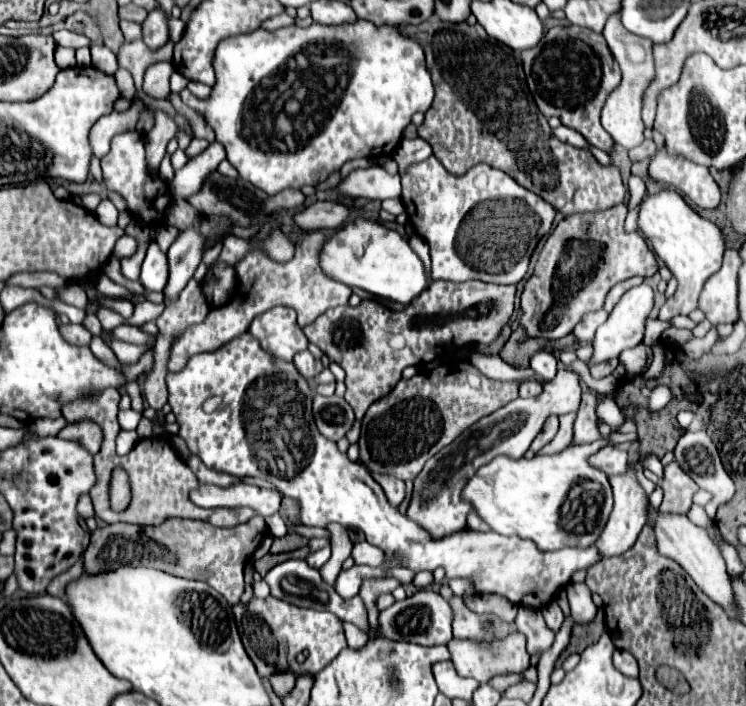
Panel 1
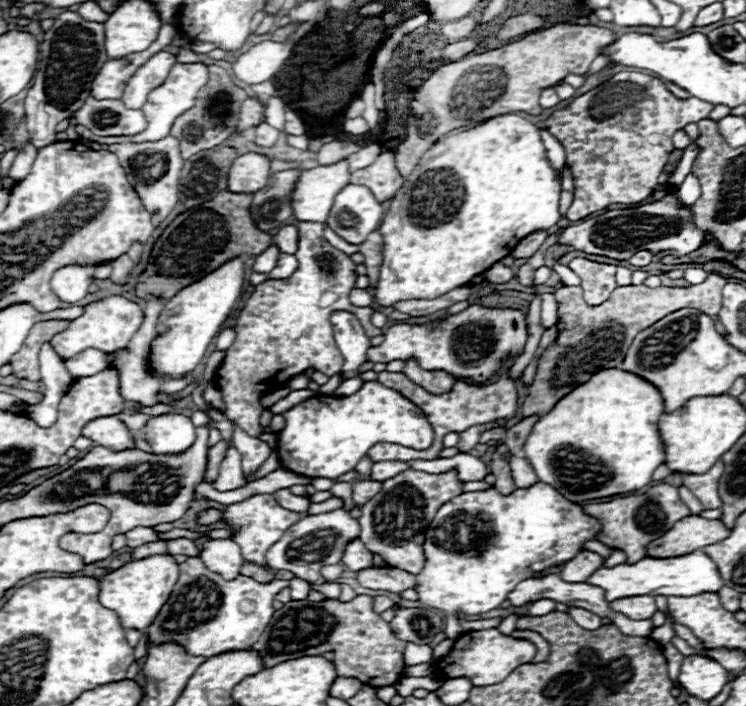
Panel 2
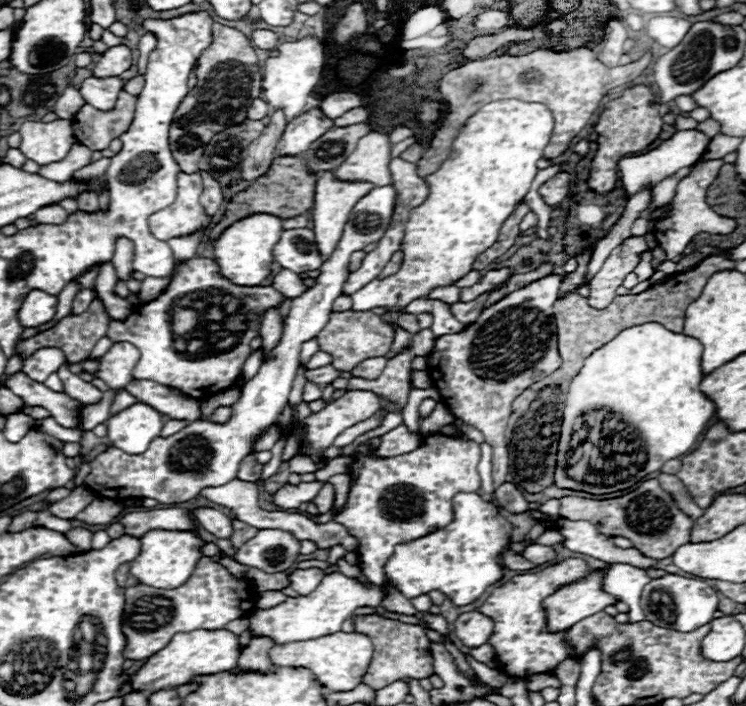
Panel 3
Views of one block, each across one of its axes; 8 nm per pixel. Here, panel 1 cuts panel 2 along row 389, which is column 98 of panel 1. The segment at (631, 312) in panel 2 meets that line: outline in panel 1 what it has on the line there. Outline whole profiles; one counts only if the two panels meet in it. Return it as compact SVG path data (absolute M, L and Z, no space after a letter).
M256 516L244 524L232 526L232 528L218 528L208 522L182 520L182 518L166 520L158 528L138 528L134 524L110 524L110 526L104 526L104 528L98 528L96 532L92 532L90 546L84 552L84 572L86 574L106 574L106 572L118 570L124 564L128 564L128 566L146 564L150 568L168 572L172 576L202 580L208 586L212 586L216 592L220 592L234 606L240 602L240 596L244 592L244 566L246 566L248 558L254 554L254 550L260 546L260 542L264 540L266 532L268 532L266 522L260 516Z

